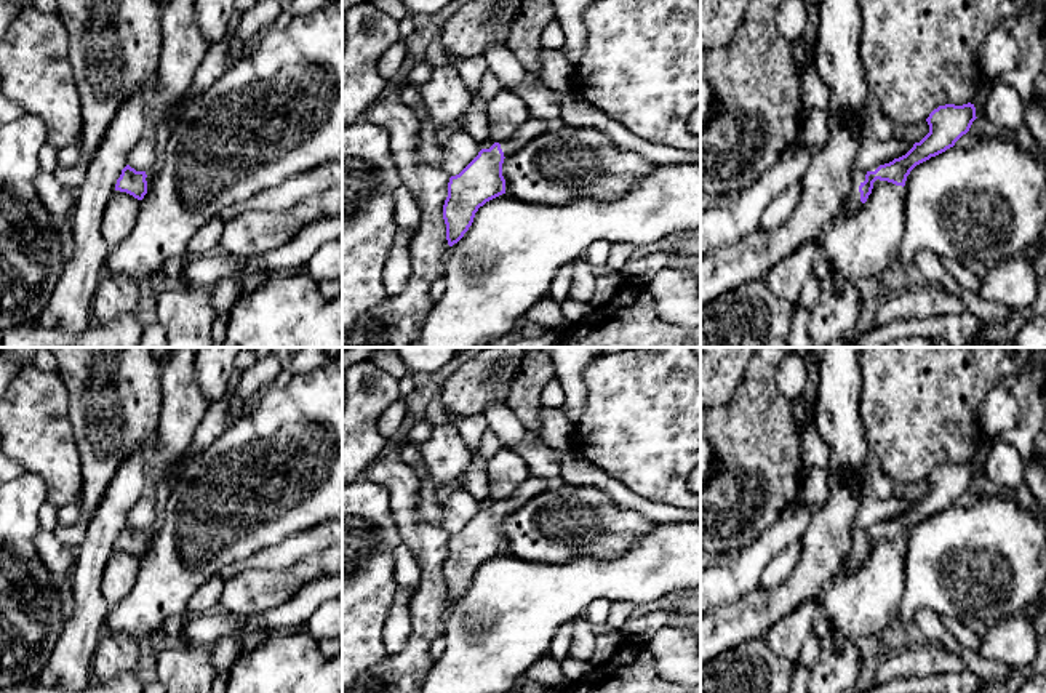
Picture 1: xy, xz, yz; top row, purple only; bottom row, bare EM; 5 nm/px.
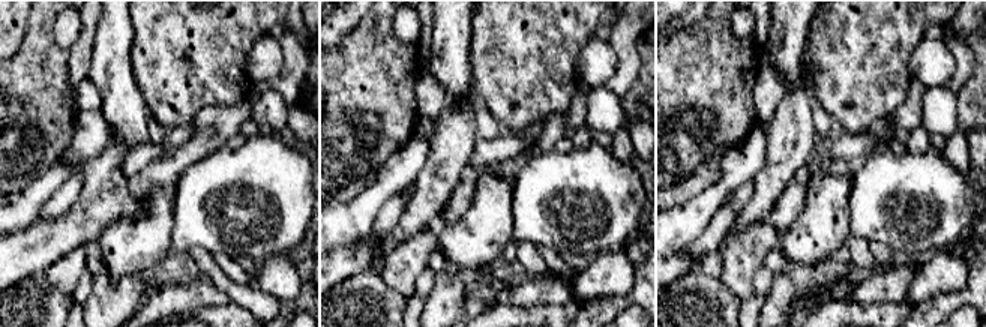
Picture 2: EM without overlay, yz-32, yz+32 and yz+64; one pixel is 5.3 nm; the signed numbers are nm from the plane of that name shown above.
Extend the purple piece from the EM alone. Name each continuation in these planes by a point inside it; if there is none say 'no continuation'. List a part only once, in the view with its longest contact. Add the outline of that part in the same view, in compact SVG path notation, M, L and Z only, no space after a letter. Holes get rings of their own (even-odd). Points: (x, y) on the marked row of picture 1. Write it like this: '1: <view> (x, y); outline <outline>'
1: yz (854, 204); outline M864 171L852 173L851 194L844 208L844 219L854 216L862 208L859 186L865 181L865 174L867 173Z

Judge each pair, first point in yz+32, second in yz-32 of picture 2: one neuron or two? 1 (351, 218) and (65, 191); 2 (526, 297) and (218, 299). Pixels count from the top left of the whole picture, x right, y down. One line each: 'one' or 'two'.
1: two
2: one

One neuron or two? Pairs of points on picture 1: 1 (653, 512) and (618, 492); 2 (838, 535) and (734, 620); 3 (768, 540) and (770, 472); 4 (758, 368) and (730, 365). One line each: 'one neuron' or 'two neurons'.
1: one neuron
2: one neuron
3: two neurons
4: two neurons

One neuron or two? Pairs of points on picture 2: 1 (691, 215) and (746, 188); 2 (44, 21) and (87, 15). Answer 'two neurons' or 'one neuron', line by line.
1: two neurons
2: two neurons

